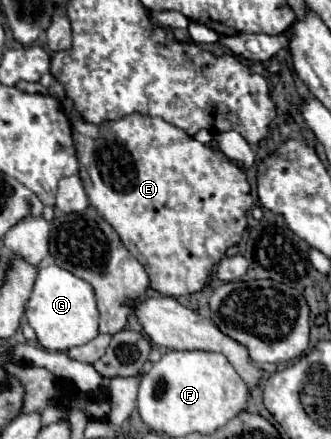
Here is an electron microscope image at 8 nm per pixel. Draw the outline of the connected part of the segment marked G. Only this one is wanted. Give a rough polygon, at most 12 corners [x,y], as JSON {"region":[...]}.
{"region":[[42,267],[26,307],[38,343],[64,353],[98,335],[94,289]]}

